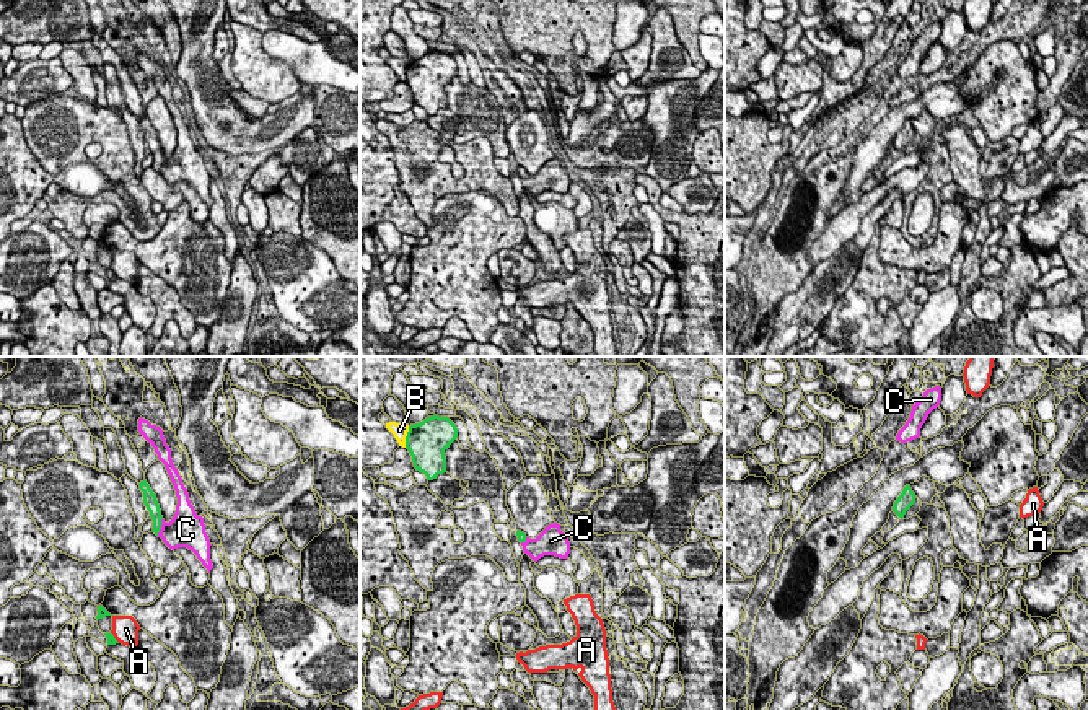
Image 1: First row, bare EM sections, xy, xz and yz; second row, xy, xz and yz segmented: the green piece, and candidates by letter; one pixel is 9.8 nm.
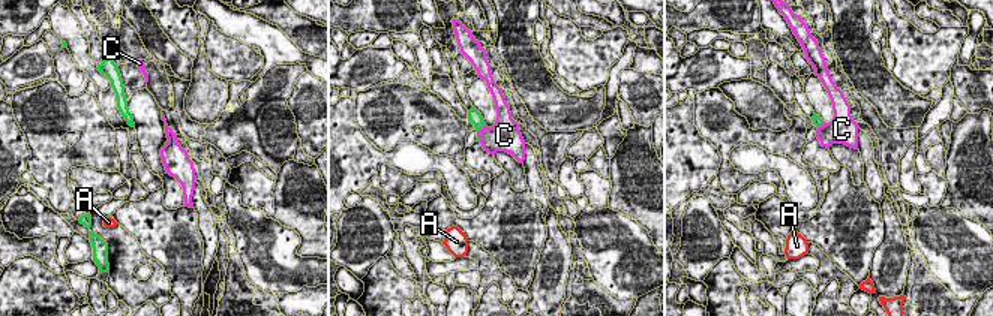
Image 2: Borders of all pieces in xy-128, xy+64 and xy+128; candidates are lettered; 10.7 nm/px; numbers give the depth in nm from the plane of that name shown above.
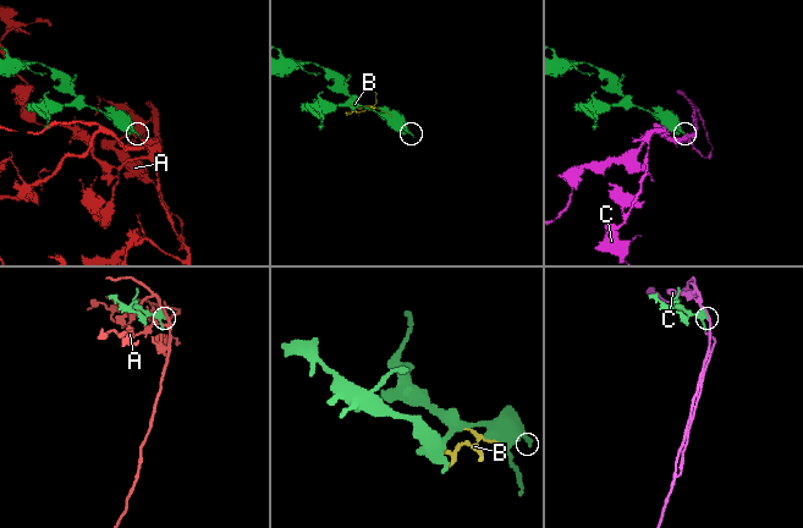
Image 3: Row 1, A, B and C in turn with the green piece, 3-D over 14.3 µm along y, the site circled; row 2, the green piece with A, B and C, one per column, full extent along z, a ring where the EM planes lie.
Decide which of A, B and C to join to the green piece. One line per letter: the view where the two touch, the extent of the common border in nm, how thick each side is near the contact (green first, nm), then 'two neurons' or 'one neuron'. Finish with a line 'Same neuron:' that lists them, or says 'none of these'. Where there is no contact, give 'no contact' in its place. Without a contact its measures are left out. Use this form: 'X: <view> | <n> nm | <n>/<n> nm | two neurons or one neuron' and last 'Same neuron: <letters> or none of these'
A: xy | 140 nm | 90/260 nm | two neurons
B: xz | 220 nm | 380/160 nm | two neurons
C: xy | 180 nm | 130/340 nm | one neuron
Same neuron: C

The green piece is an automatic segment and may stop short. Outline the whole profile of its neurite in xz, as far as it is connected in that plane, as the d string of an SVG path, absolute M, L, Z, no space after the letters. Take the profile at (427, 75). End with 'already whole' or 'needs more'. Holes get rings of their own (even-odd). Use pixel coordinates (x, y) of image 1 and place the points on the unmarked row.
M428 52L410 60L406 72L406 83L412 91L414 103L428 116L446 107L445 86L458 73L458 64L448 52Z; already whole

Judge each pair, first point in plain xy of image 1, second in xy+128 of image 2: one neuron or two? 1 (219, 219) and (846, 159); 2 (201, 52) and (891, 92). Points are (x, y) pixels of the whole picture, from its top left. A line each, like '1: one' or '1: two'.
1: two
2: one

